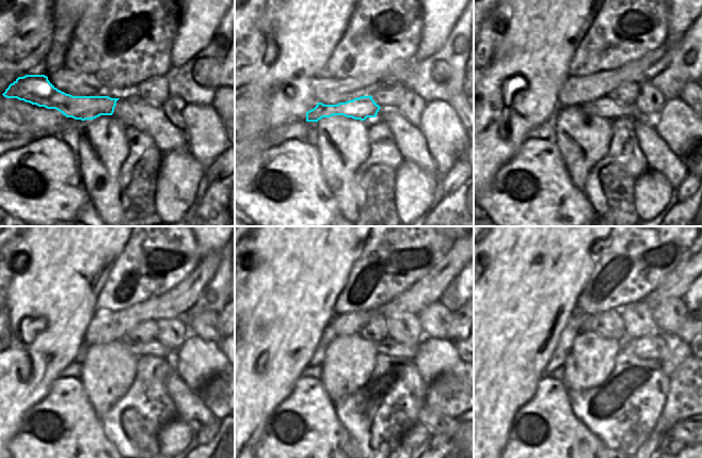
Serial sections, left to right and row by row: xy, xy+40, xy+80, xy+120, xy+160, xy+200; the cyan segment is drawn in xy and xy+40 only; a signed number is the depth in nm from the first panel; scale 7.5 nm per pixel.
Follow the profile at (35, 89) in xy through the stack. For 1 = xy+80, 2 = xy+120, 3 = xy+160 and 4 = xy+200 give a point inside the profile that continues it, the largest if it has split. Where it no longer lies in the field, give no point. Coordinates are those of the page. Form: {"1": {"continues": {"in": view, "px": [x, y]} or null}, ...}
{"1": {"continues": {"in": "xy+80", "px": [604, 107]}}, "2": {"continues": {"in": "xy+120", "px": [138, 349]}}, "3": {"continues": {"in": "xy+160", "px": [402, 351]}}, "4": {"continues": {"in": "xy+200", "px": [655, 348]}}}

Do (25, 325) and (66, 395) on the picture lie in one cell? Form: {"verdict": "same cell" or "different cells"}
{"verdict": "different cells"}

